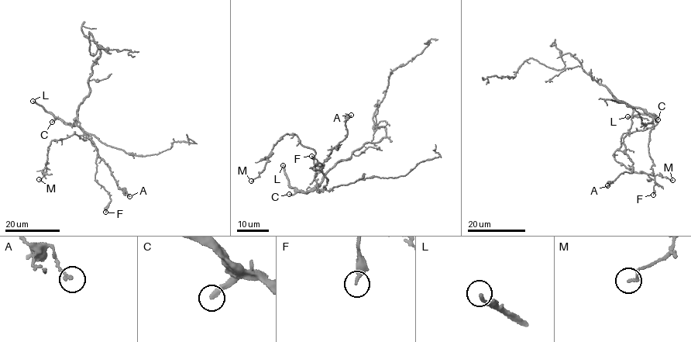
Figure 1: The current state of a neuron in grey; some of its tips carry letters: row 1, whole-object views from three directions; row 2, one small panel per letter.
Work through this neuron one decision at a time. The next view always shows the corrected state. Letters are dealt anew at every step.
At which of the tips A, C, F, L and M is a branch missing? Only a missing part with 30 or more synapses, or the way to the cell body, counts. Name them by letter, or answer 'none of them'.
C, L

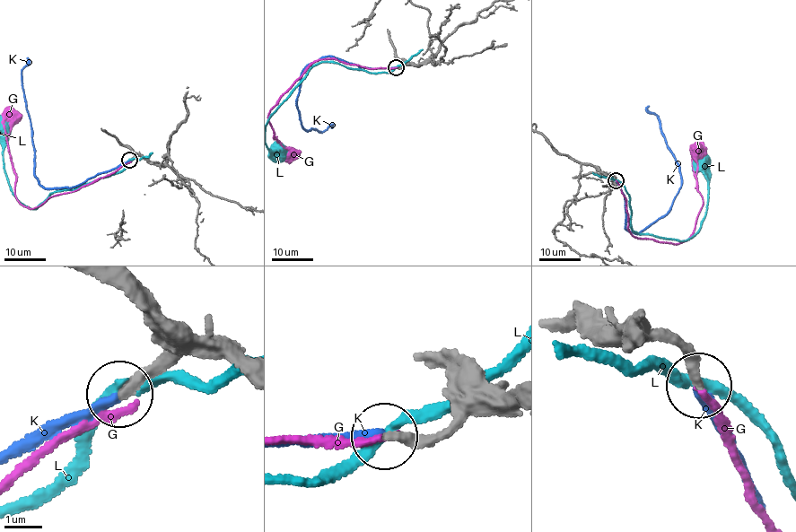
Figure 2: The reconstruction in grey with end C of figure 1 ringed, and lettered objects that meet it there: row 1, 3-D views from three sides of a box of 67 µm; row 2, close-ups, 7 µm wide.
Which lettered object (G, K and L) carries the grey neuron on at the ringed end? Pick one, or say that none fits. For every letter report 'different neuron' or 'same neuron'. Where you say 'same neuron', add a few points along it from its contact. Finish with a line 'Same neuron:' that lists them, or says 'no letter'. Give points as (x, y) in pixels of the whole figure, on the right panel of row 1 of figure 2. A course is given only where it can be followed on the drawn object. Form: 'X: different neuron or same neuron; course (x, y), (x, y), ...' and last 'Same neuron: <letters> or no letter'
G: different neuron
K: same neuron
L: different neuron
Same neuron: K

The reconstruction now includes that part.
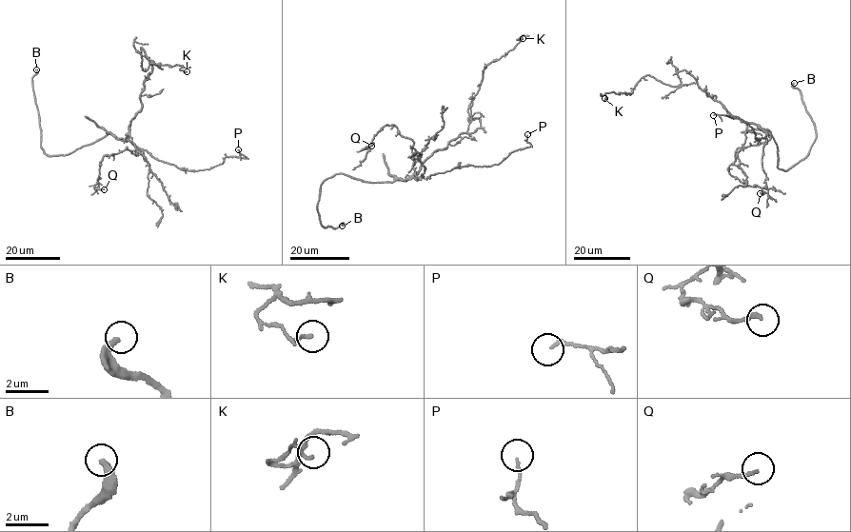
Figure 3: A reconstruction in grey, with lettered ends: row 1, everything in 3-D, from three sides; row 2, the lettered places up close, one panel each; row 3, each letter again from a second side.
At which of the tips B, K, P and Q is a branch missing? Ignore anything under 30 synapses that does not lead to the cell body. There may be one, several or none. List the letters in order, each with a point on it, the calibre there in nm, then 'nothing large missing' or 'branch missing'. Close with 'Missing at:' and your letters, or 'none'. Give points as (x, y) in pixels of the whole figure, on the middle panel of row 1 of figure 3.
B: at (342, 226); 280 nm thick; branch missing
K: at (523, 38); 140 nm thick; nothing large missing
P: at (527, 134); 100 nm thick; nothing large missing
Q: at (371, 146); 160 nm thick; nothing large missing
Missing at: B

